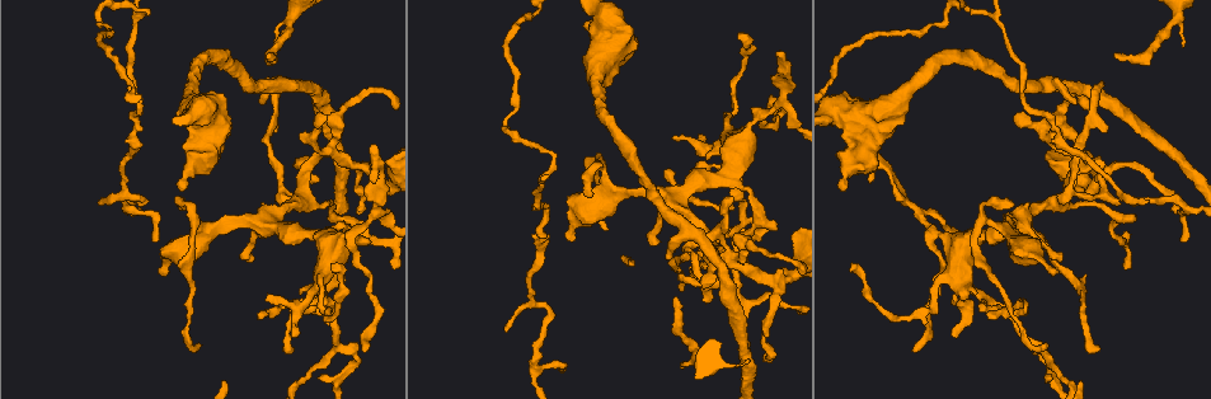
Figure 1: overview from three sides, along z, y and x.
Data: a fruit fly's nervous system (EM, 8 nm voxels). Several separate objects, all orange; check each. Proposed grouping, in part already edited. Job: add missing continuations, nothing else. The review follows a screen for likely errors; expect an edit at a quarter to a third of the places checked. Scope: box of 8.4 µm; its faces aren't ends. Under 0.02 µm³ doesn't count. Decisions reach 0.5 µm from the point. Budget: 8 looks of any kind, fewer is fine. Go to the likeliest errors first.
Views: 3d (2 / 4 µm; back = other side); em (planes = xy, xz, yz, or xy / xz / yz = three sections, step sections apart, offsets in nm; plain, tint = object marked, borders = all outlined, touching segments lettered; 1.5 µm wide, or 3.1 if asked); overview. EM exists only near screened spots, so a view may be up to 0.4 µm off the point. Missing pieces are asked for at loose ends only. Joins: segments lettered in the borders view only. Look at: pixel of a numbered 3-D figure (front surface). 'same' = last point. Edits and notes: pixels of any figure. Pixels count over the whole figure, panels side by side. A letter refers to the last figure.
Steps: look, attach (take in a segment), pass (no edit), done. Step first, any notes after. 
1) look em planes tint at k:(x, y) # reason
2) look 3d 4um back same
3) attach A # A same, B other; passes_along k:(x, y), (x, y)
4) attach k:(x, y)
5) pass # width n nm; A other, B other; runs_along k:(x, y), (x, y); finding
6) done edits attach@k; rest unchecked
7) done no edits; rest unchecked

look em xz step 4 borders at 1:(1016, 114) # an open end

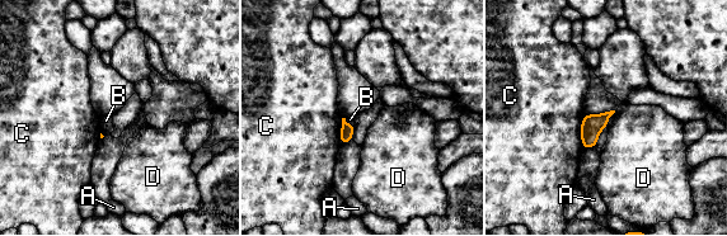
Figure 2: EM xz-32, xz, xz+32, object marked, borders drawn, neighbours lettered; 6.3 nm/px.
look em yz step 8 borders same # cut it another way

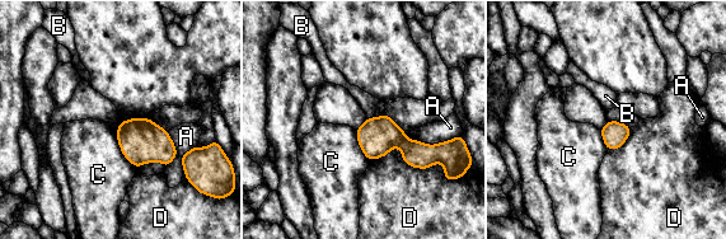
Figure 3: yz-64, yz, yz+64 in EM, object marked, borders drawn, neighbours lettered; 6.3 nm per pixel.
pass # longest_contact D 460 nm; A other, B other, C other, D other; border 3:(369, 159), (440, 164); none of them fits

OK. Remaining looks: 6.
look em yz step 4 tint at 1:(1185, 44)

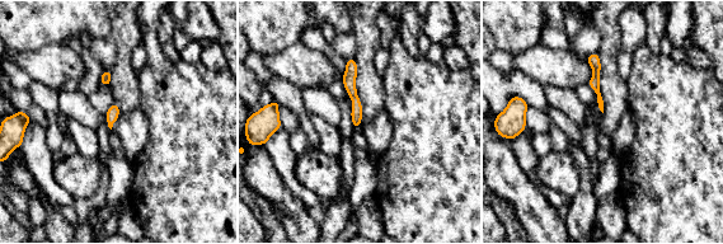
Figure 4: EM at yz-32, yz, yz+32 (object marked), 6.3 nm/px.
look em planes borders same

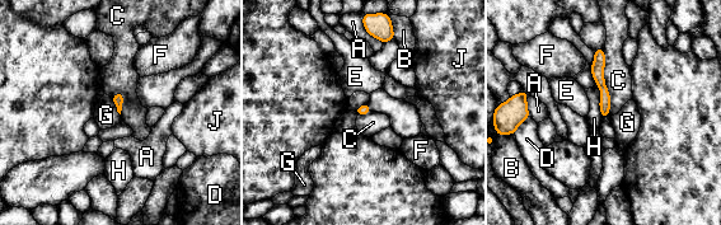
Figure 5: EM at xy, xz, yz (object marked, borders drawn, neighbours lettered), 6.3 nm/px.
pass # longest_contact C 420 nm; A other, B other, C other, D other, E other, F other, G other, H other, J other; none of them fits

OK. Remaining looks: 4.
look em planes borders at 1:(1183, 239) # an open end

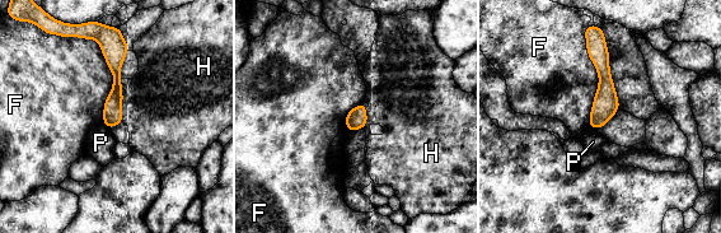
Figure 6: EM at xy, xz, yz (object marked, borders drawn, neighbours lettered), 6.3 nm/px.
pass # F other, H other, P other; runs_along 6:(591, 41), (604, 74), (597, 125); no lettered segment goes on from it

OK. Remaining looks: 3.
done no edits; rest unchecked

